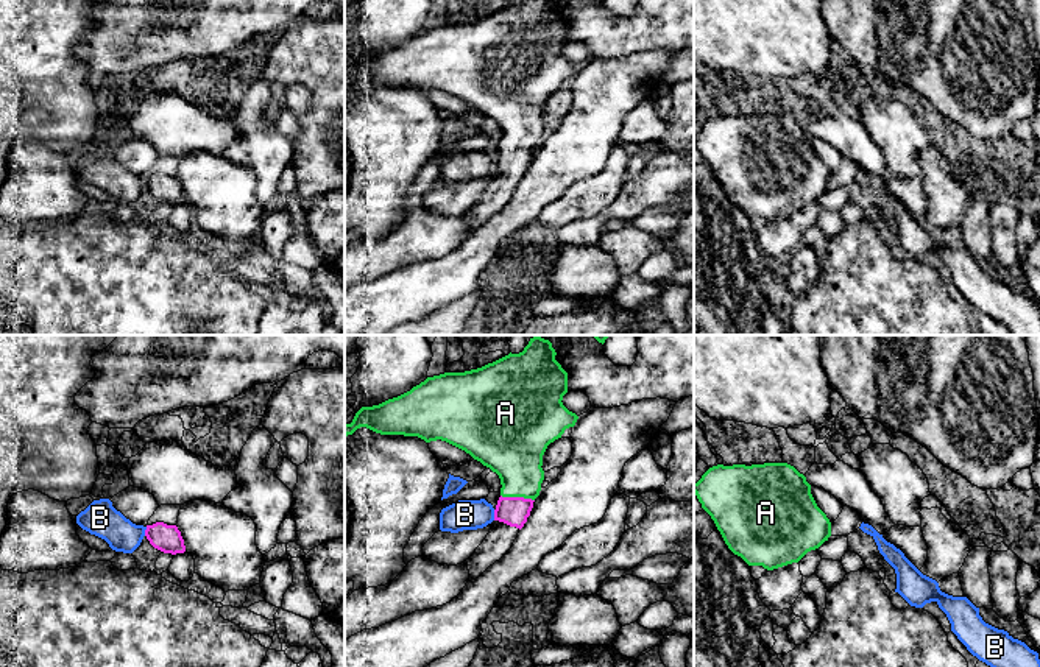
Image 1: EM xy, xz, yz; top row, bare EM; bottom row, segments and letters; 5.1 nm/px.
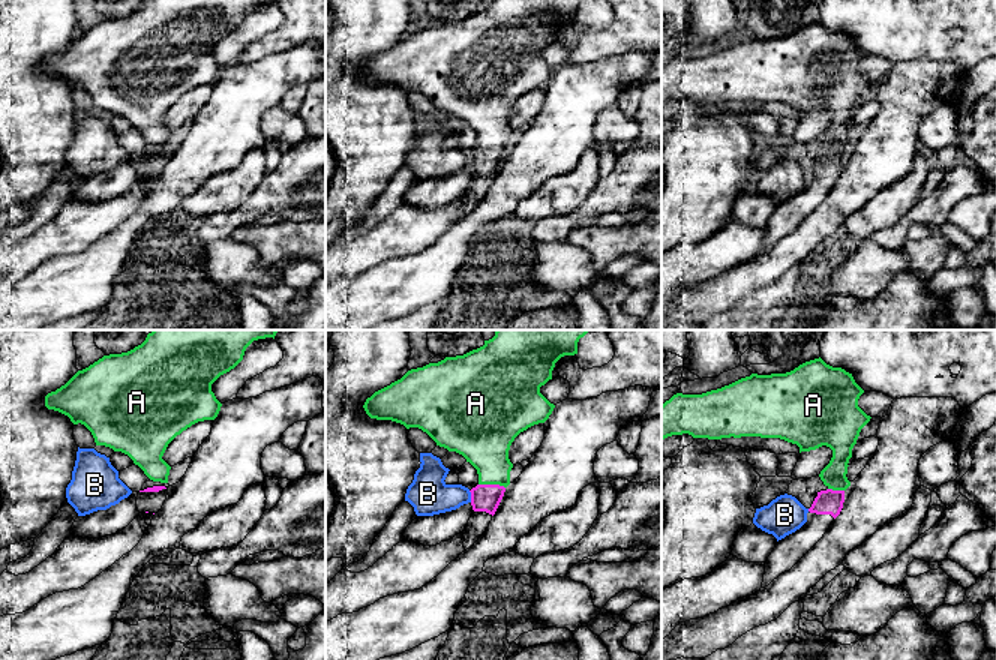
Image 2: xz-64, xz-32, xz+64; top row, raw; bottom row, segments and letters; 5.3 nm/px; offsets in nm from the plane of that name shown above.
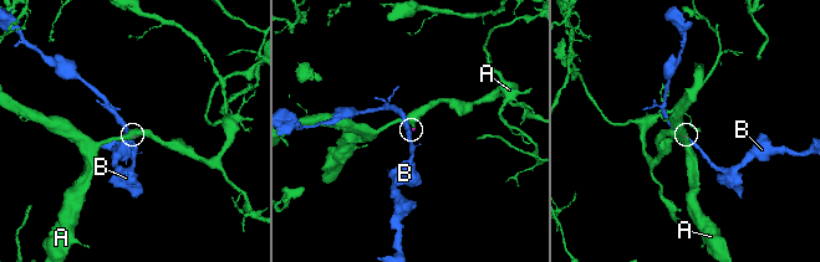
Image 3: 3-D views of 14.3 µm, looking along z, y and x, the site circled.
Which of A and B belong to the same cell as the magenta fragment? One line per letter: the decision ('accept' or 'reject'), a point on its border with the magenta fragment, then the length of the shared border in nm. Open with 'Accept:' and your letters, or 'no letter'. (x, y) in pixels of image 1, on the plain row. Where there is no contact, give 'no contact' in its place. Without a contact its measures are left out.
Accept: A
A: accept; meets magenta in xz at (518, 148); contact 180 nm long
B: reject; meets magenta in xz at (495, 165); contact 60 nm long

